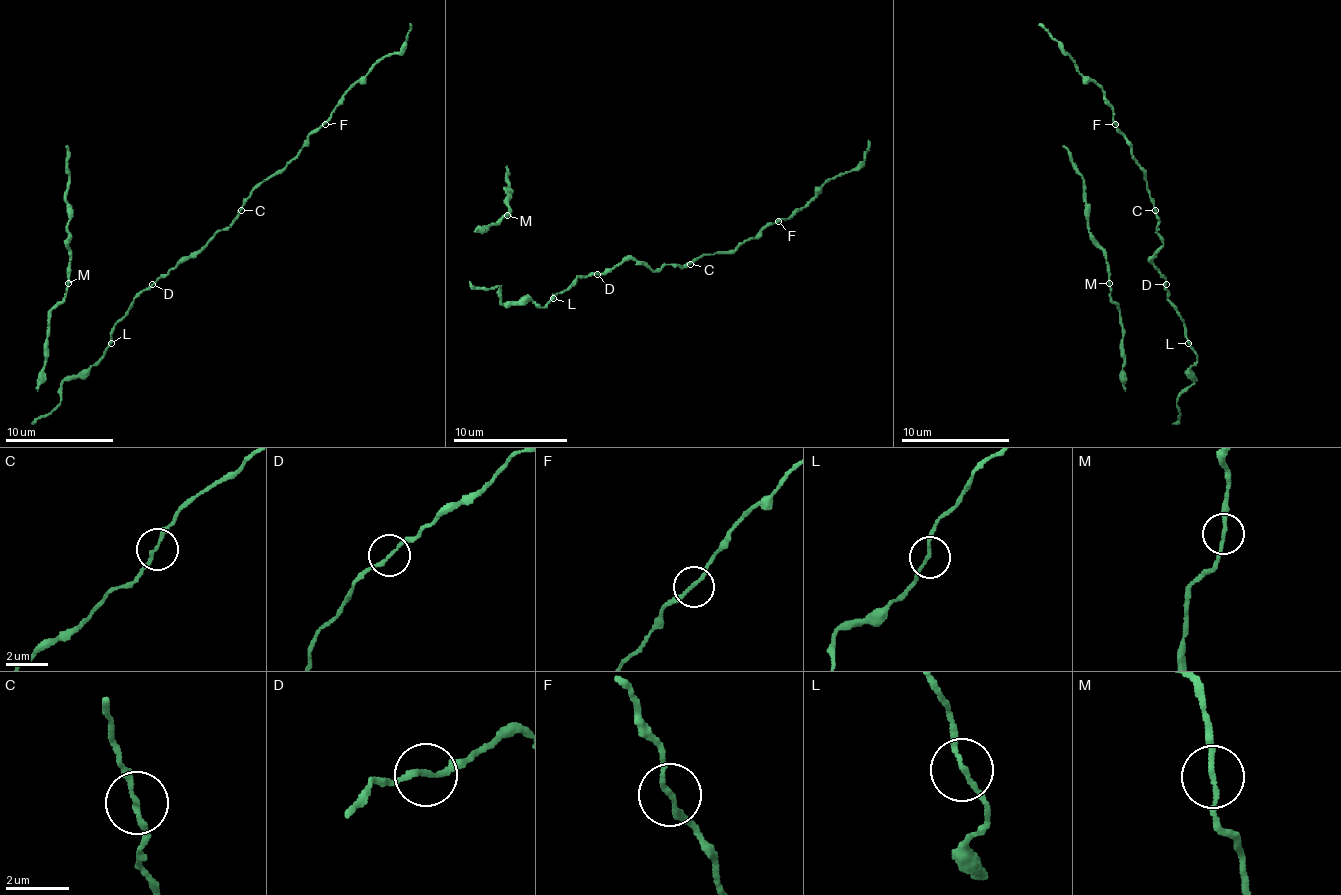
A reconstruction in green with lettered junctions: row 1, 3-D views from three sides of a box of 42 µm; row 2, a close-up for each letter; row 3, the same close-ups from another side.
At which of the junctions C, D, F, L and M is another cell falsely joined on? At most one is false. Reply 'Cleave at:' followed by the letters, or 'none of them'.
Cleave at: none of them

